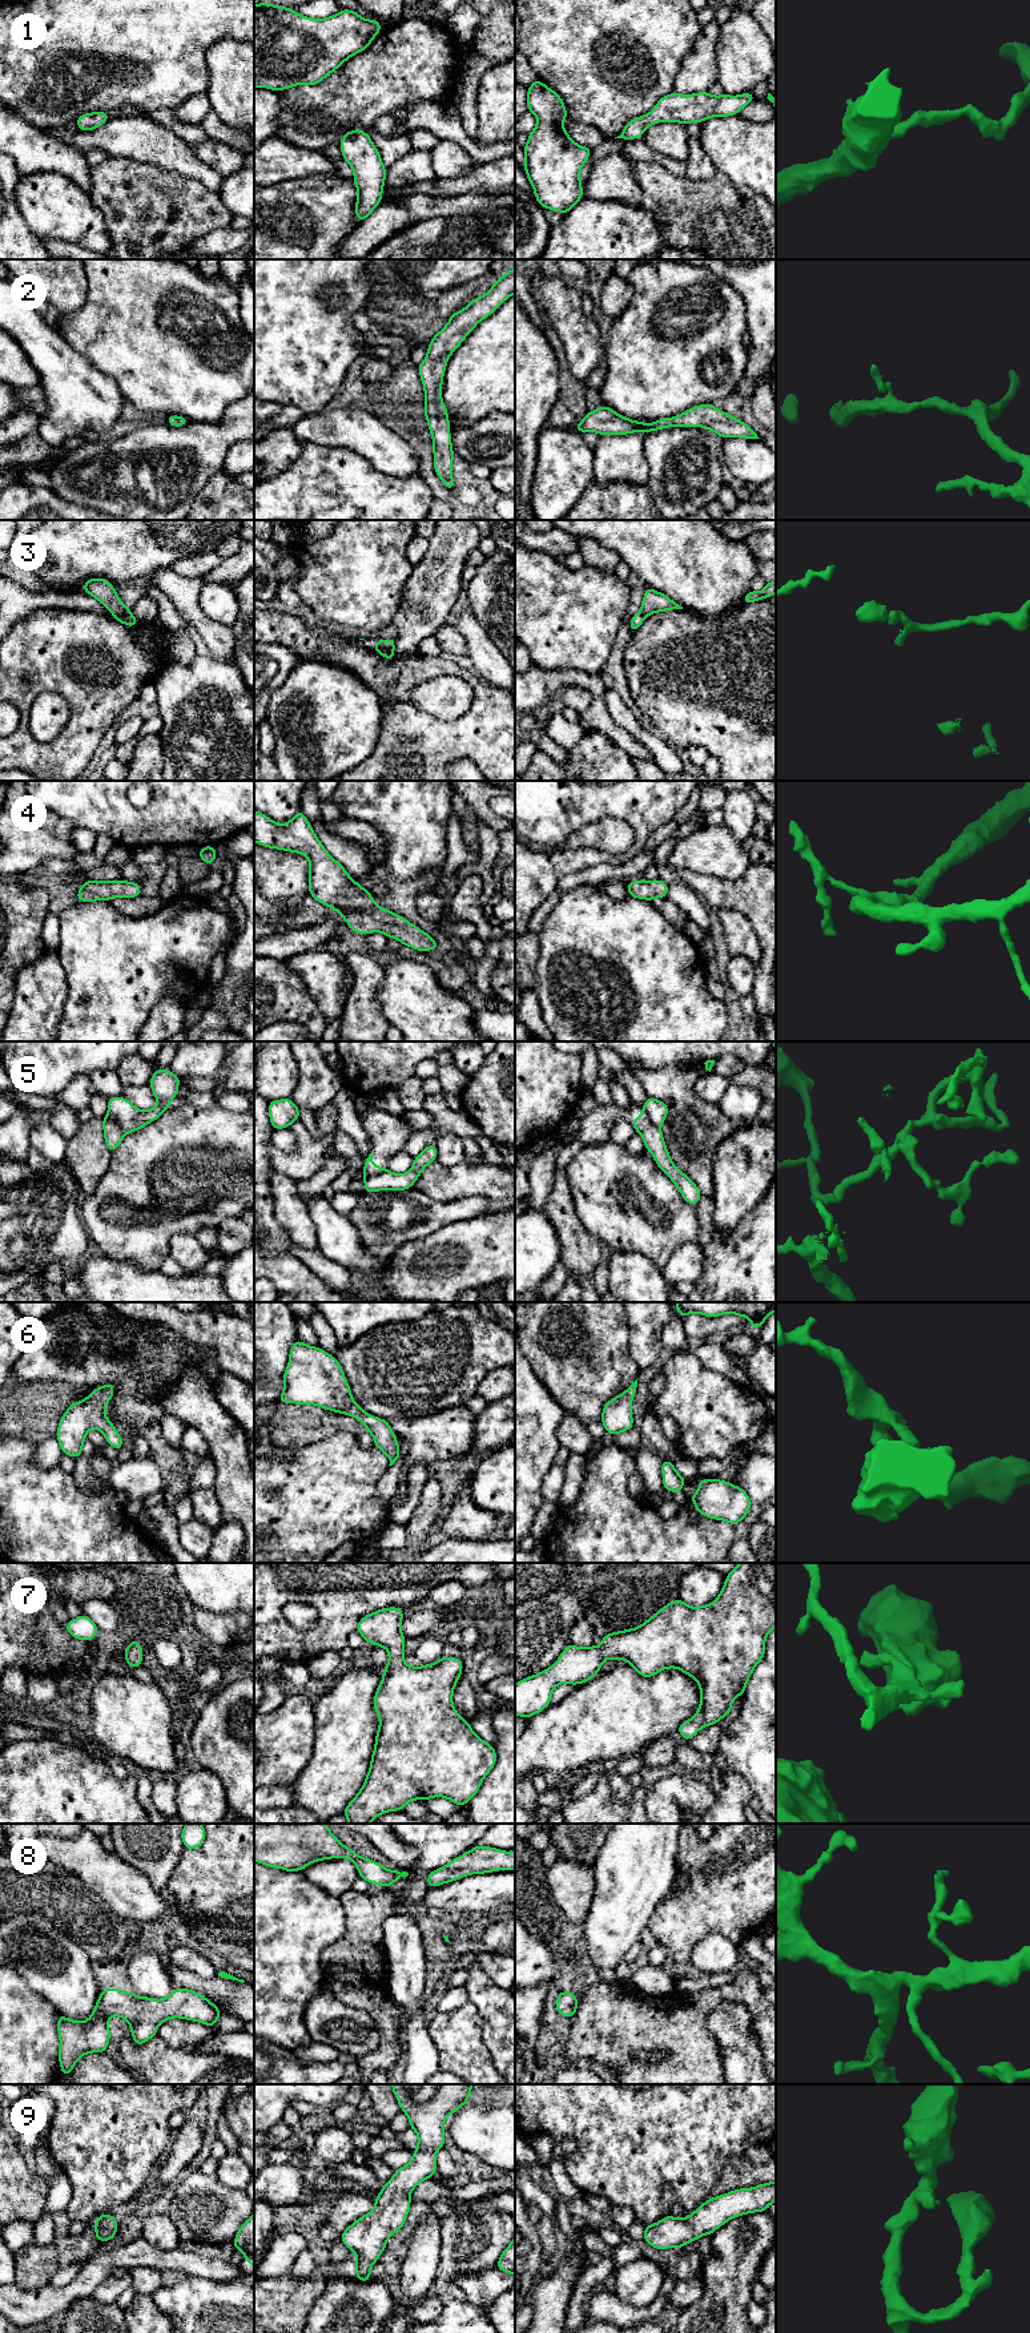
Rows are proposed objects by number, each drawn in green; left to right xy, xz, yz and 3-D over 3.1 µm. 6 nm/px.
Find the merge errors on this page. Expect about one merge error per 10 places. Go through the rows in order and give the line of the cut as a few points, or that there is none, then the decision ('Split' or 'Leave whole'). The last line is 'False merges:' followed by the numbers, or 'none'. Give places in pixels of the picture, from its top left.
1: No split. Leave whole
2: No split. Leave whole
3: Split along xz (393, 649), (375, 651). Split
4: No split. Leave whole
5: Split along yz (643, 1108), (648, 1119), (659, 1128). Split
6: No split. Leave whole
7: No split. Leave whole
8: No split. Leave whole
9: No split. Leave whole
False merges: 3, 5

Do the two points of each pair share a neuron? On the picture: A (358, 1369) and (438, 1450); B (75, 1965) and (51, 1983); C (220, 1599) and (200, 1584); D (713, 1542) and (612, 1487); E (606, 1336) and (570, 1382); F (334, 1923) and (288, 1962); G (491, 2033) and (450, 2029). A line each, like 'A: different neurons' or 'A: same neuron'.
A: different neurons
B: same neuron
C: same neuron
D: same neuron
E: same neuron
F: same neuron
G: different neurons

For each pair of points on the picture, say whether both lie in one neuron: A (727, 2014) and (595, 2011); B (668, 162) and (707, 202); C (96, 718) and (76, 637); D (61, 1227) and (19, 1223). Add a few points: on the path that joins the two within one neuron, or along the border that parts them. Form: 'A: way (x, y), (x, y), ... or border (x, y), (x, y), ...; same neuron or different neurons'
A: border (733, 1998), (707, 2018), (719, 2043); different neurons
B: border (652, 161), (663, 165), (672, 173), (684, 176); different neurons
C: way (84, 697), (61, 675), (60, 656); same neuron
D: way (51, 1227), (29, 1223); same neuron

